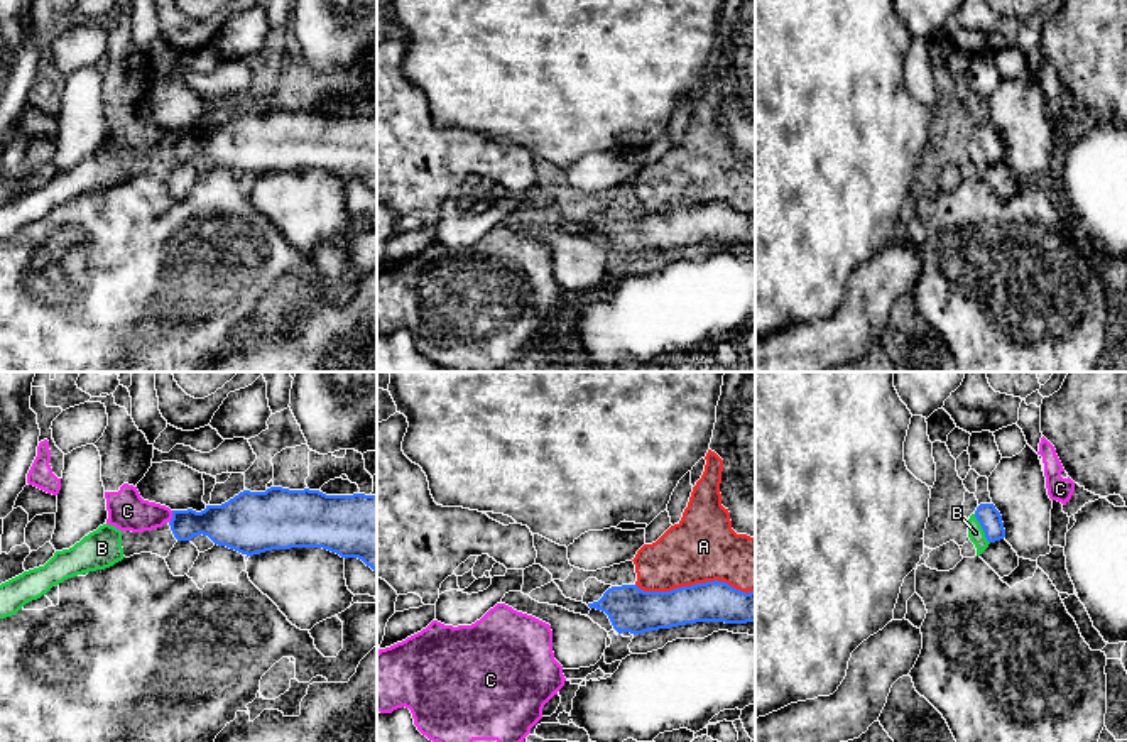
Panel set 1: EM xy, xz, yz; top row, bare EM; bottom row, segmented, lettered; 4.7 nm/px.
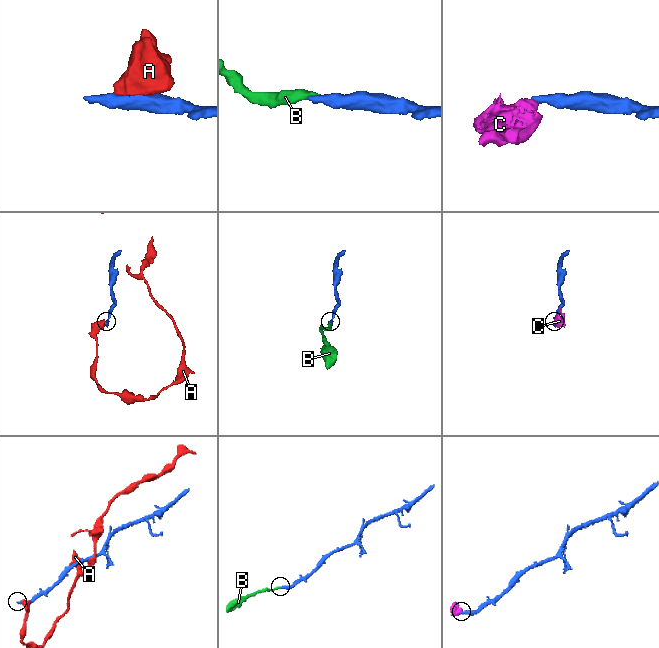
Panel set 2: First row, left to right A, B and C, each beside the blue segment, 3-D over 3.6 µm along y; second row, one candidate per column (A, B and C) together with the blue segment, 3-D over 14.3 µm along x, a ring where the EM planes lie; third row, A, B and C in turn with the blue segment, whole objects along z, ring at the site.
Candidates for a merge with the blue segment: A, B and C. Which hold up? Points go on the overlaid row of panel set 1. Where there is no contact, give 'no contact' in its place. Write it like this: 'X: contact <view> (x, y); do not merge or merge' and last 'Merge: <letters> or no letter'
A: contact xz (695, 585); do not merge
B: contact yz (982, 528); merge
C: contact xy (173, 518); do not merge
Merge: B

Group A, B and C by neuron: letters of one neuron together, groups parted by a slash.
A / B / C

